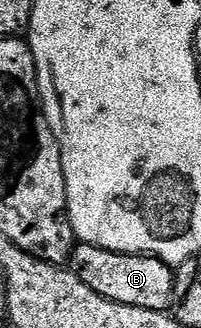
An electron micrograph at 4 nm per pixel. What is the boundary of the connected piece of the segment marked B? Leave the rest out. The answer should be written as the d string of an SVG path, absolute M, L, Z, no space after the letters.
M78 242L73 248L71 270L77 274L79 281L83 281L83 285L87 285L87 289L95 289L99 297L119 301L119 305L169 311L173 302L174 268L153 255L128 255Z

